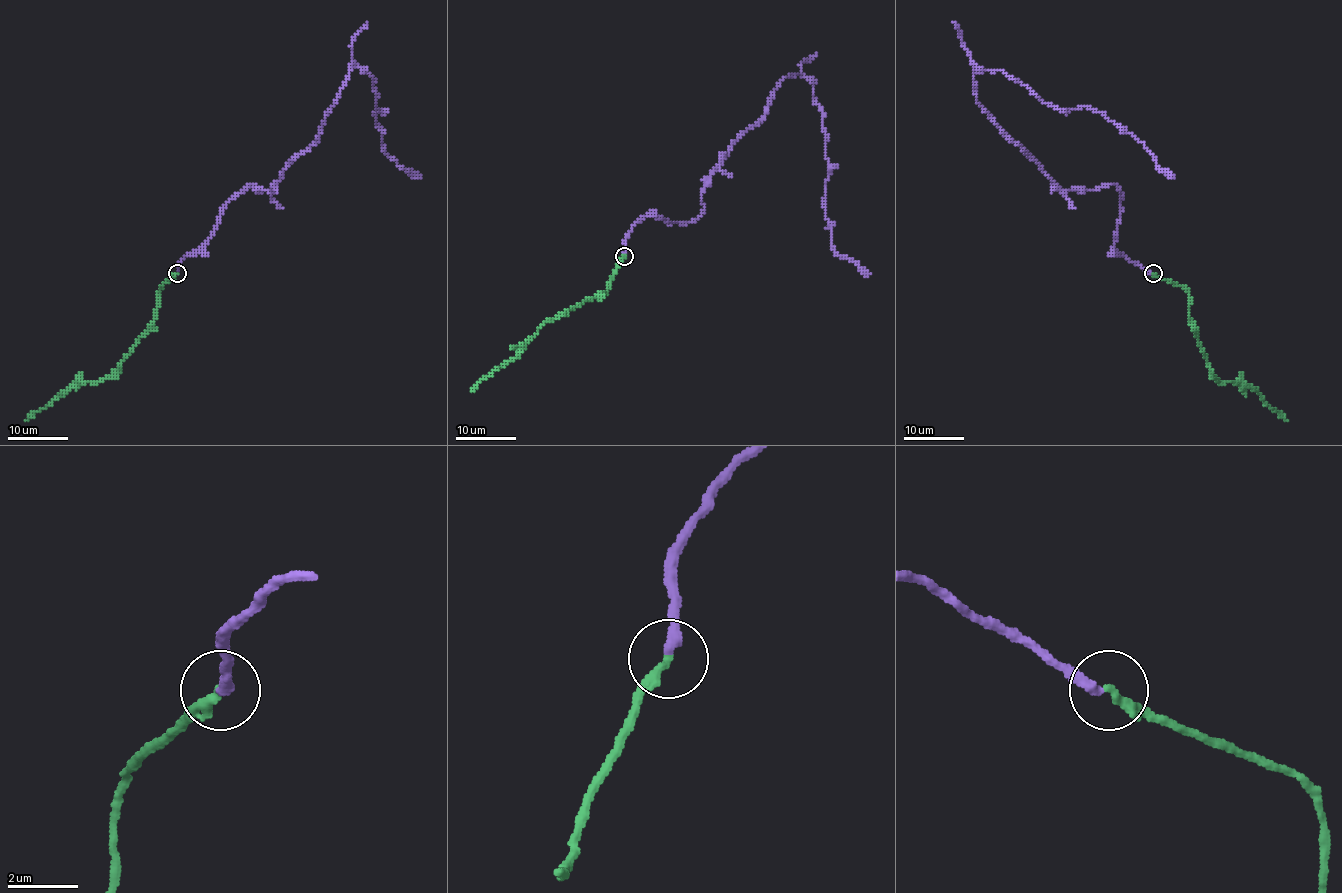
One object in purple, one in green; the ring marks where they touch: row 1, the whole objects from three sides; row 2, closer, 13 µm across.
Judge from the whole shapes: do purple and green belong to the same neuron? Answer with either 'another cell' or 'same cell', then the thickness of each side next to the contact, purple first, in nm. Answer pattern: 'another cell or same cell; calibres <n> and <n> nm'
same cell; calibres 320 and 280 nm

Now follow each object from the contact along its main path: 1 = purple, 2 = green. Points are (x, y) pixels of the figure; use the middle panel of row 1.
1: (625, 254), (646, 217), (697, 217), (705, 179), (774, 88), (802, 74), (827, 136), (833, 251), (871, 274)
2: (625, 256), (605, 292), (549, 319), (519, 353), (472, 390)

